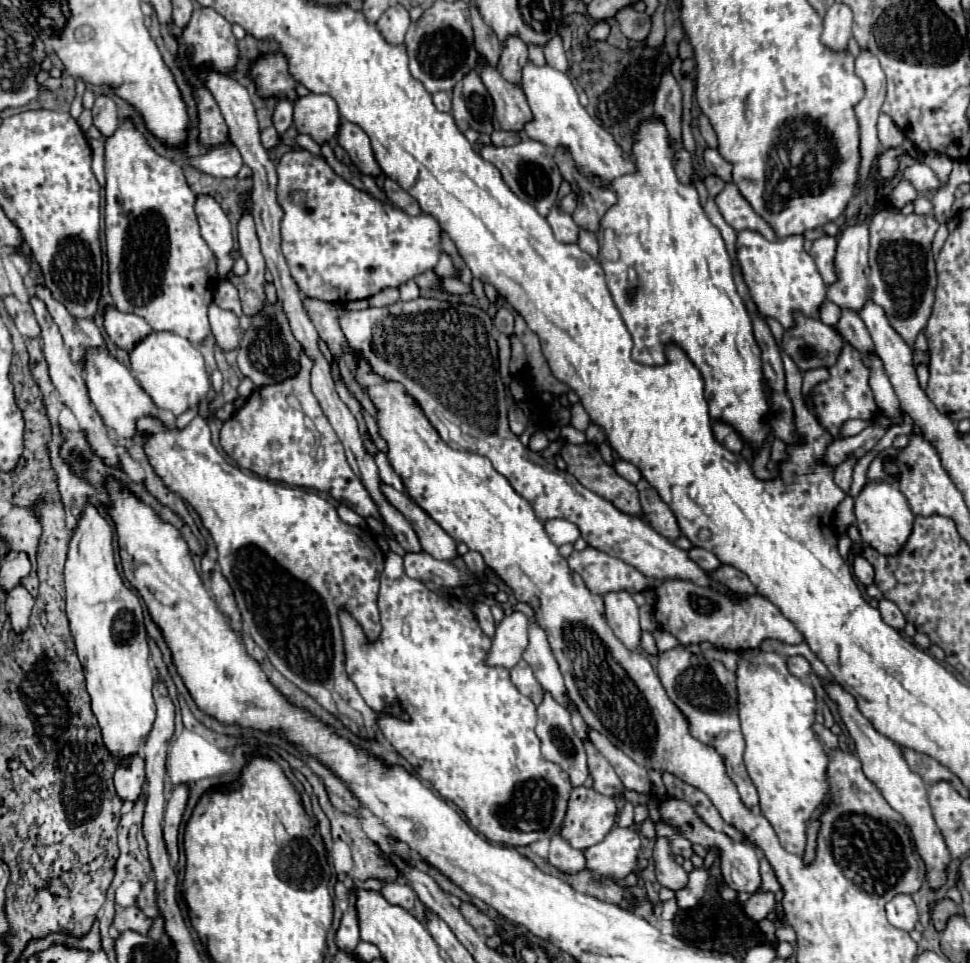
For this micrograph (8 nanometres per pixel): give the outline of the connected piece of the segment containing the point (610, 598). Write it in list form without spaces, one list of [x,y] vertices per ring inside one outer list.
[[[610,592],[604,596],[606,604],[606,620],[614,630],[616,638],[628,650],[640,650],[640,620],[638,620],[638,606],[628,592]]]

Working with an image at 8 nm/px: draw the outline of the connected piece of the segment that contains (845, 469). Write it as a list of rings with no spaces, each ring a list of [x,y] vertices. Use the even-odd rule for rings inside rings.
[[[846,460],[844,464],[840,464],[834,472],[834,482],[844,490],[848,492],[850,490],[850,484],[852,484],[852,468],[854,468],[856,460]]]

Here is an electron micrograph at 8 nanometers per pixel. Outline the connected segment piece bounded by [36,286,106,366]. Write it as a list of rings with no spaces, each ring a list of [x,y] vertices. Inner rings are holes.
[[[36,286],[36,296],[42,298],[42,302],[46,304],[50,316],[58,324],[60,334],[64,338],[66,348],[70,350],[70,356],[72,356],[74,364],[80,366],[86,360],[86,352],[90,348],[106,348],[104,336],[92,320],[88,320],[88,318],[84,318],[84,320],[70,318],[68,310],[60,302],[54,302],[54,298],[50,296],[50,290],[46,290],[44,286]]]

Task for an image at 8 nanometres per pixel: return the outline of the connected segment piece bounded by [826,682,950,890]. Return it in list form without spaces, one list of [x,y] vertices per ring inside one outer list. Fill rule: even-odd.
[[[826,682],[826,690],[828,690],[830,698],[840,708],[840,716],[842,716],[842,720],[844,720],[844,724],[846,724],[846,728],[848,728],[854,744],[856,744],[856,754],[862,762],[864,774],[878,786],[878,790],[882,792],[886,802],[896,812],[900,812],[904,816],[904,822],[912,832],[916,850],[926,864],[926,880],[928,880],[932,890],[938,890],[940,886],[946,884],[946,866],[950,864],[950,852],[948,852],[948,848],[944,844],[944,838],[942,838],[942,834],[940,834],[940,830],[934,822],[934,816],[932,816],[932,810],[930,810],[930,804],[928,804],[928,790],[926,790],[924,780],[906,766],[906,760],[902,758],[902,748],[896,742],[892,742],[890,738],[876,732],[872,722],[858,710],[854,696],[850,696],[836,682]]]

